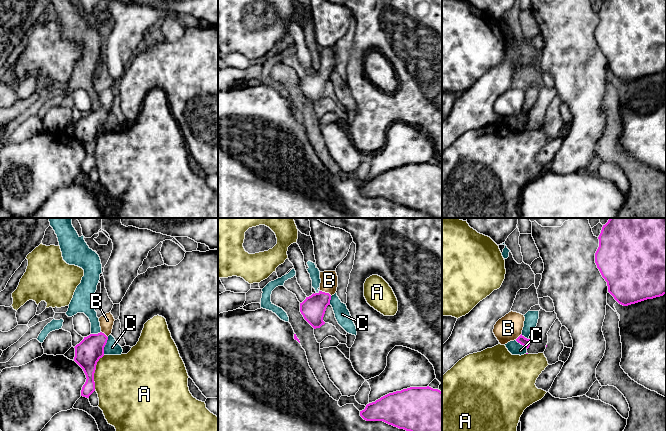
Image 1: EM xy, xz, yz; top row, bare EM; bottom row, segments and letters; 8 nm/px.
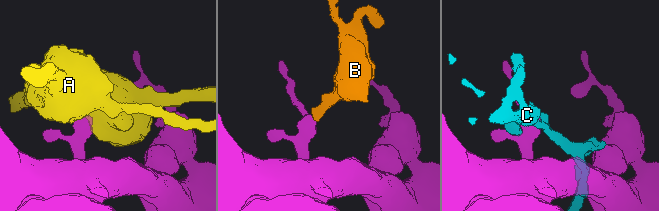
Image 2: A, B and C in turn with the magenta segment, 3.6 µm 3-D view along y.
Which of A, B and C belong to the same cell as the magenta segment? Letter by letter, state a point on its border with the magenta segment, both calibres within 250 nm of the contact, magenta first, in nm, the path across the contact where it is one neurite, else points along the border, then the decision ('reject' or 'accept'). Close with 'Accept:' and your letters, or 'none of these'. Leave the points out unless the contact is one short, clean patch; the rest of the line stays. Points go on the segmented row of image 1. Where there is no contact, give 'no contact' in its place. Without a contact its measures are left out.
A: xy (94, 372) | 200/460 nm | reject
B: xz (326, 293) | 200/140 nm | across xz (313, 308), (326, 293), (329, 280) | accept
C: xy (104, 346) | 200/110 nm | reject
Accept: B

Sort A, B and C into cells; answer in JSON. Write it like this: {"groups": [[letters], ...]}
{"groups": [["A"], ["B"], ["C"]]}

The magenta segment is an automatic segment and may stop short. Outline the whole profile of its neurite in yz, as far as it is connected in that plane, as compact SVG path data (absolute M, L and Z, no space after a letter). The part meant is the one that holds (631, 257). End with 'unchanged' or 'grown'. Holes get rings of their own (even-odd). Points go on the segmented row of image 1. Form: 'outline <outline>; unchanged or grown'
outline M610 218L598 239L595 263L619 304L628 306L666 294L666 218Z; unchanged

